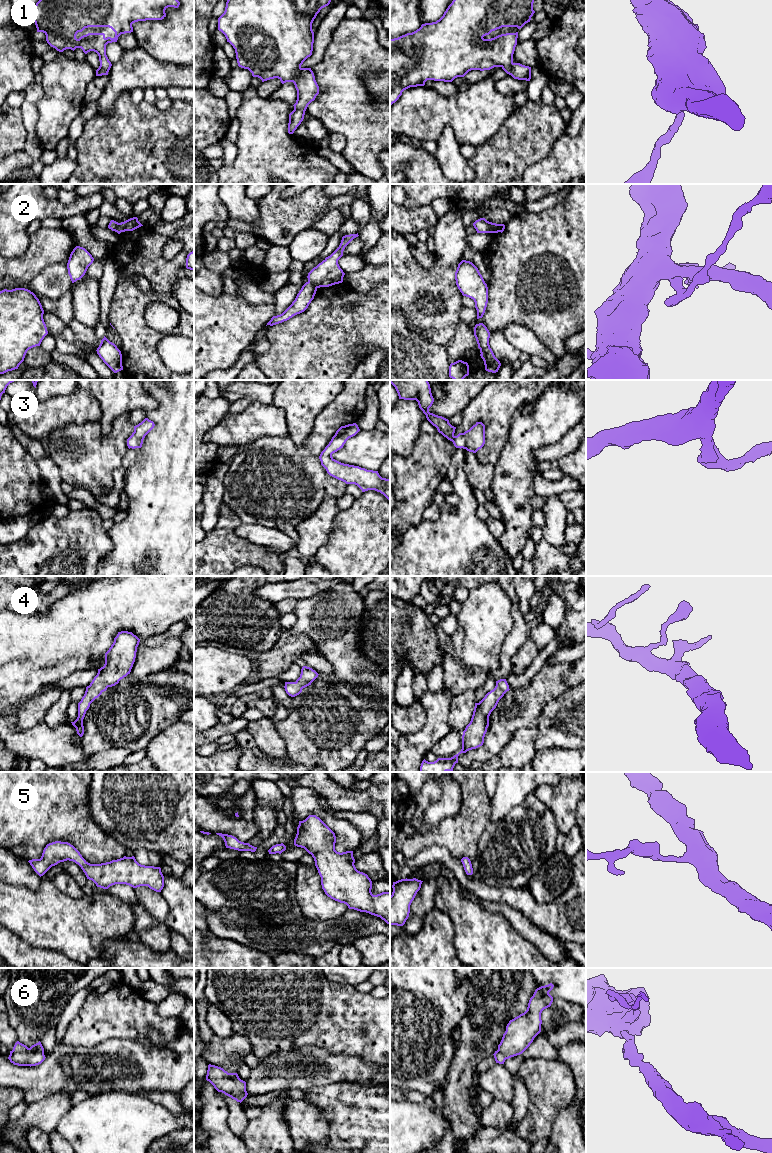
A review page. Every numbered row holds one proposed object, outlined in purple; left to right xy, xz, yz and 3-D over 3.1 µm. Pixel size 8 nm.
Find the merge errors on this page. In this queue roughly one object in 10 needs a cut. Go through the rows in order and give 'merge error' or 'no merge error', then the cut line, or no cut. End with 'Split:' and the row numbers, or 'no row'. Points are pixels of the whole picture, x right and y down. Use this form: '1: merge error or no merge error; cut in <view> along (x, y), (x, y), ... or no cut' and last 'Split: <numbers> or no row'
1: no merge error; no cut
2: merge error; cut in yz along (489, 222), (491, 232)
3: no merge error; no cut
4: no merge error; no cut
5: no merge error; no cut
6: no merge error; no cut
Split: 2

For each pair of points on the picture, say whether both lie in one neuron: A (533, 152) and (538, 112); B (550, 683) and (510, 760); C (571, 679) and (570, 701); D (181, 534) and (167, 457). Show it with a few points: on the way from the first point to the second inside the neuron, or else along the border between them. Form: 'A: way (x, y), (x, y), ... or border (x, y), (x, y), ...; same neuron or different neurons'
A: way (533, 142), (533, 128), (536, 122); same neuron
B: border (536, 726), (518, 728), (508, 741); different neurons
C: border (575, 684), (570, 687); different neurons
D: way (181, 515), (181, 476); same neuron

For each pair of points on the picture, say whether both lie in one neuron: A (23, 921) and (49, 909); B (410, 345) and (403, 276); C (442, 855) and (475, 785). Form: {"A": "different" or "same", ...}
{"A": "same", "B": "different", "C": "different"}

